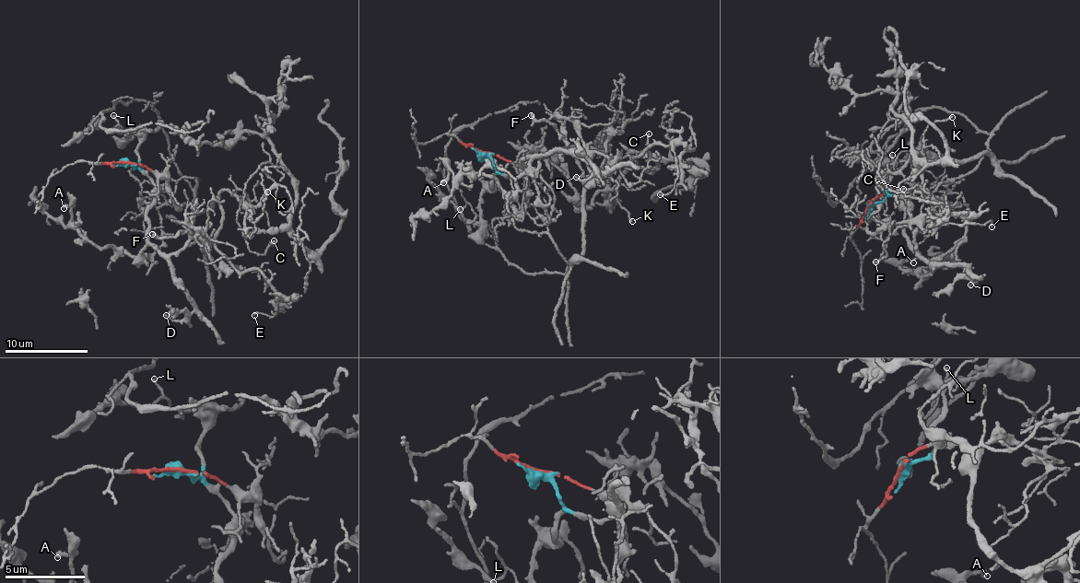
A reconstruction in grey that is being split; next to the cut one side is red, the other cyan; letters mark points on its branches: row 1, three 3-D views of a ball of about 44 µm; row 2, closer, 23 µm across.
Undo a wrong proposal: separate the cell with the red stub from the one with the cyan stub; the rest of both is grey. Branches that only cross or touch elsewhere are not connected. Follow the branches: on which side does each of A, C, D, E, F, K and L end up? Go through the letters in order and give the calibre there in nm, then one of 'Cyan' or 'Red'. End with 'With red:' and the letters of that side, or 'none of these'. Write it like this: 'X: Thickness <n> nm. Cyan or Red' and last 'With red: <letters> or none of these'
A: Thickness 320 nm. Cyan
C: Thickness 130 nm. Red
D: Thickness 110 nm. Cyan
E: Thickness 160 nm. Red
F: Thickness 200 nm. Cyan
K: Thickness 150 nm. Red
L: Thickness 160 nm. Cyan
With red: C, E, K

